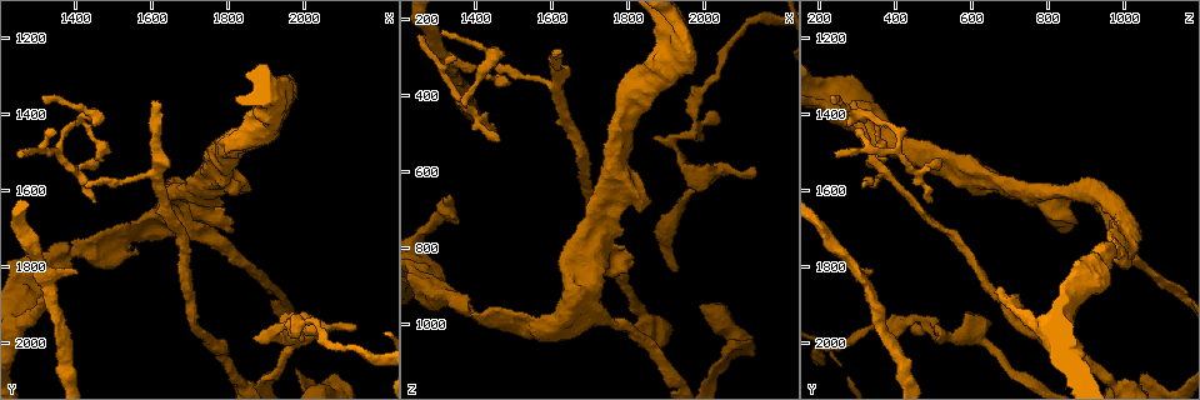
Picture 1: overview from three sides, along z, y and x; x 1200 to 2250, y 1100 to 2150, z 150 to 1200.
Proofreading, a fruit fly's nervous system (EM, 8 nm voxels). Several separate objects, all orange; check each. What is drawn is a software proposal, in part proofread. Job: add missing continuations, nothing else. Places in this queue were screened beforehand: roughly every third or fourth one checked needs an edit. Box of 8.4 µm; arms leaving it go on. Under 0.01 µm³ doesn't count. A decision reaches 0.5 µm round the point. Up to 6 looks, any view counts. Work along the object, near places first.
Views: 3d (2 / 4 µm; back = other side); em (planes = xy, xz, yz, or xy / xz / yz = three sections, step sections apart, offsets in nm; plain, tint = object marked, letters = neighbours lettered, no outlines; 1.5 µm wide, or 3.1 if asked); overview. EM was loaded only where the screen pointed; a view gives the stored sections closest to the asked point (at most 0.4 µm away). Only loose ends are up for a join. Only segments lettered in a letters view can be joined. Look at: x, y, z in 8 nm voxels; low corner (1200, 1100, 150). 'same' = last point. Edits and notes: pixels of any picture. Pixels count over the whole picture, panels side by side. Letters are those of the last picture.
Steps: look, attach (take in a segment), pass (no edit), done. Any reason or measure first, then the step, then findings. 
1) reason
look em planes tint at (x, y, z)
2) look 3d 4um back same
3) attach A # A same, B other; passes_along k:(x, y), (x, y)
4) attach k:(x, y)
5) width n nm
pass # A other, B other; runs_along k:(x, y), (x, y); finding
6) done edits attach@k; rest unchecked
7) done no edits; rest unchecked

tapers out
look 3d 2um at (1425, 1585, 310)

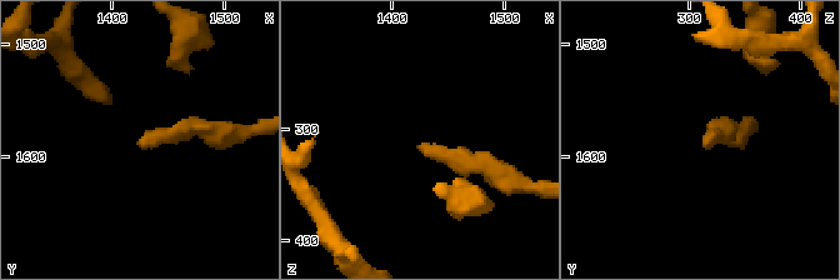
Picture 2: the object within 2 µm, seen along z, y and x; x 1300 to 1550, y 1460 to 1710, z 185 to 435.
need the tissue
look em planes tint at (1426, 1586, 316)

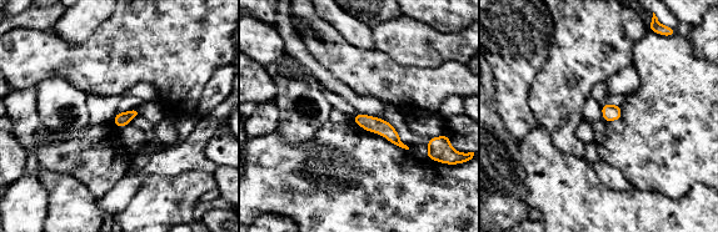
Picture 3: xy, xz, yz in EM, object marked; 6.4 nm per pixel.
look em planes letters same

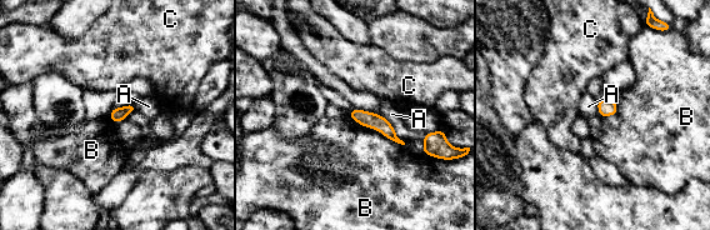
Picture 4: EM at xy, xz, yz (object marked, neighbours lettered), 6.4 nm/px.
pass # A other, B other, C other; none of them fits

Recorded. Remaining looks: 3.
branch stops here
look 3d 2um at (1615, 1370, 290)

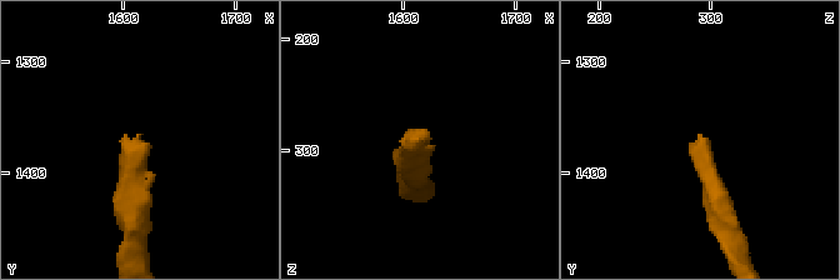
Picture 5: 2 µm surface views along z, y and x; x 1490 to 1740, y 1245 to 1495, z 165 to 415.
now the EM
look em planes letters at (1624, 1374, 292)

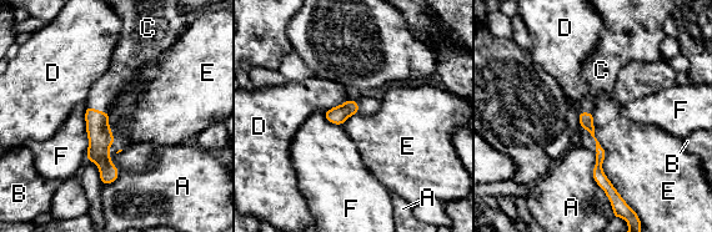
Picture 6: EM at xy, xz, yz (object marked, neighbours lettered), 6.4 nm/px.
width 100 nm
attach C # A other, B other, C same, D other, E other, F other; it goes on there

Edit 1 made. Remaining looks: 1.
done edits attach@6; rest unchecked

